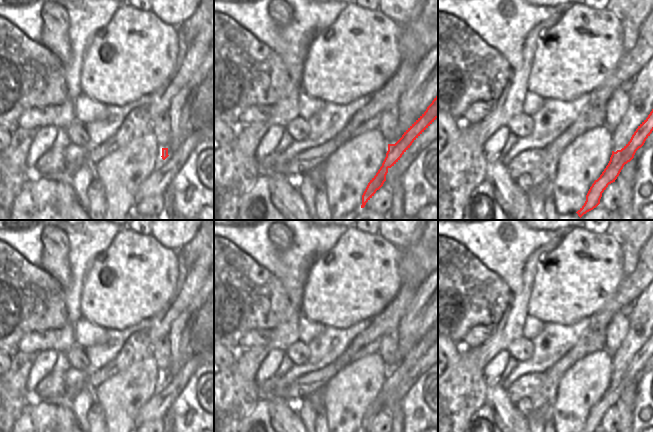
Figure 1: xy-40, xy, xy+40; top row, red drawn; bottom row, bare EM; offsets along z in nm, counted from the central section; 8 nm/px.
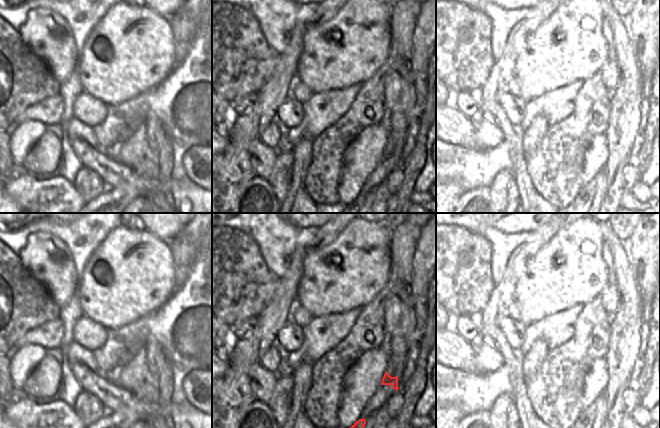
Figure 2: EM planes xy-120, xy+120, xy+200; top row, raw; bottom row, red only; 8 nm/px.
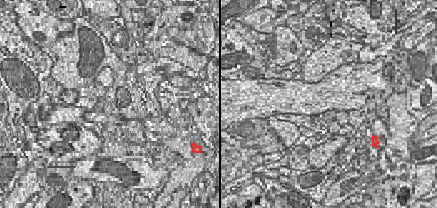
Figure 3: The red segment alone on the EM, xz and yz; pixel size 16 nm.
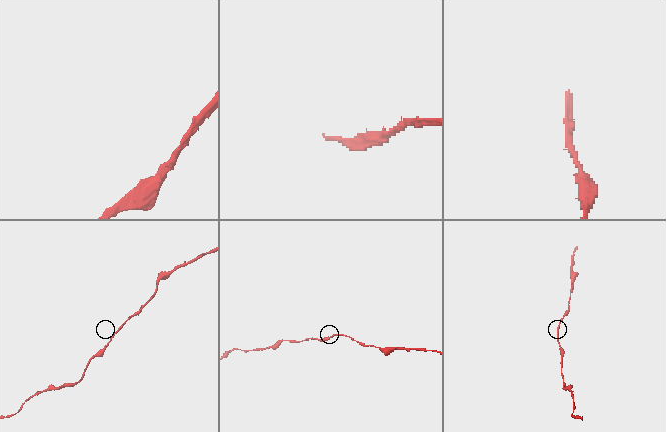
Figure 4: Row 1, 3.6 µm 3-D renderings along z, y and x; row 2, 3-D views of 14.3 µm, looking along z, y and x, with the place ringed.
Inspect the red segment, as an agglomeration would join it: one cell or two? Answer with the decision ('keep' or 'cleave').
keep

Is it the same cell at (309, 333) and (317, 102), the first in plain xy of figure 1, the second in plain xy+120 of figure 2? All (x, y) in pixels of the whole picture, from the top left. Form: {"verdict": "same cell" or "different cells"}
{"verdict": "different cells"}

